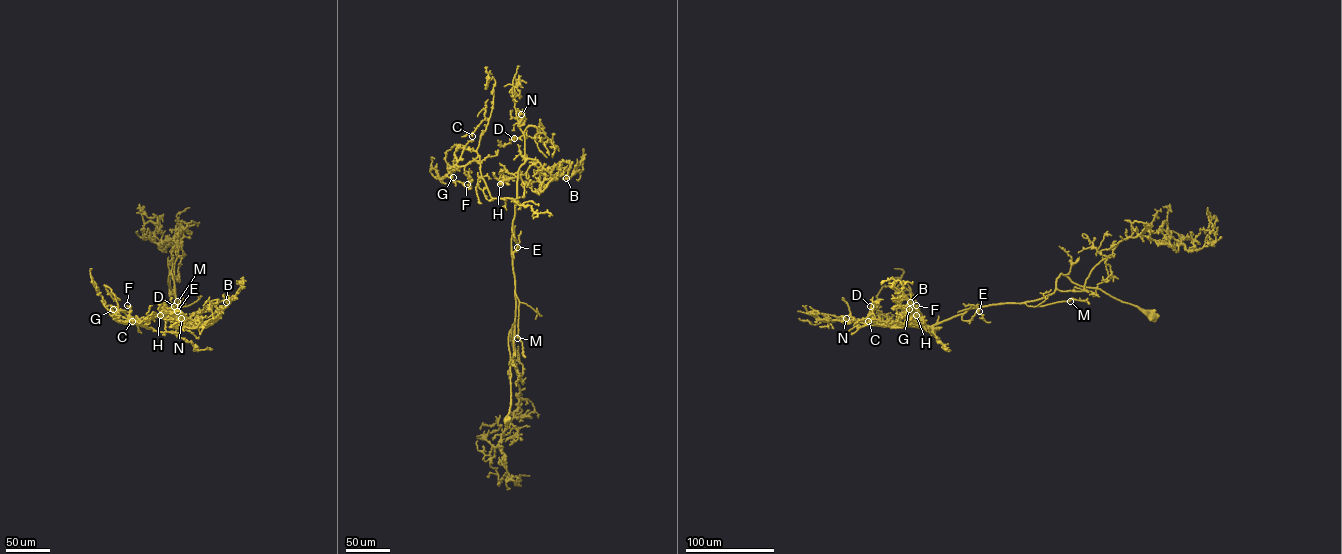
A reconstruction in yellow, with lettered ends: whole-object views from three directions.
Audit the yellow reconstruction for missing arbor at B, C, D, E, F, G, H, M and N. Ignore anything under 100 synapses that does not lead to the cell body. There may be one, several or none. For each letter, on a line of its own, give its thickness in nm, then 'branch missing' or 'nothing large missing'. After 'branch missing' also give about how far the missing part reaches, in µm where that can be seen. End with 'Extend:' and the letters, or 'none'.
B: 130 nm thick; nothing large missing
C: 90 nm thick; nothing large missing
D: 150 nm thick; nothing large missing
E: 90 nm thick; nothing large missing
F: 130 nm thick; nothing large missing
G: 100 nm thick; nothing large missing
H: 110 nm thick; nothing large missing
M: 170 nm thick; branch missing; about 110 µm are missing
N: 110 nm thick; nothing large missing
Extend: M

